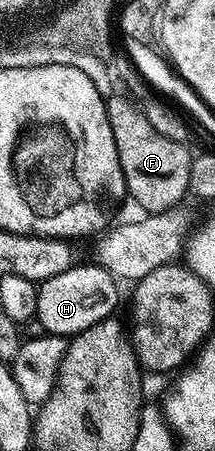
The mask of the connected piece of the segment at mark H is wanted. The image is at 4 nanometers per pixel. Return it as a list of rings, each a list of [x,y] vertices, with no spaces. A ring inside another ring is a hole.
[[[71,265],[63,273],[55,273],[37,288],[37,314],[35,318],[43,323],[51,335],[72,337],[91,329],[99,321],[110,318],[117,307],[118,280],[107,269],[90,265],[77,267]]]

